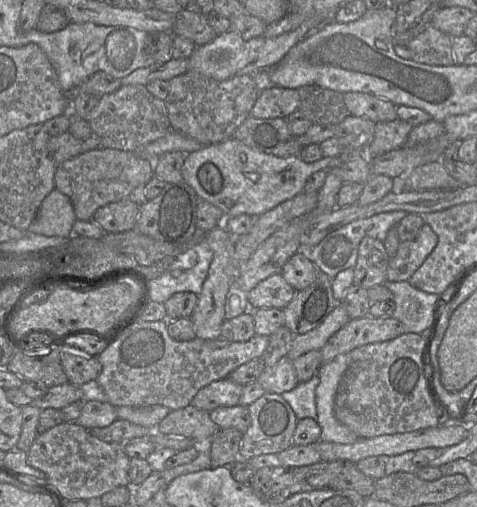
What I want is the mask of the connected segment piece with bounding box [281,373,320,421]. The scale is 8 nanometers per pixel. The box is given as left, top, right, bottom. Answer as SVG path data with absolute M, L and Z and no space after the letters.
M316 373L309 381L299 383L294 389L281 394L293 409L298 420L313 418L317 421L315 391L319 381L319 376Z

